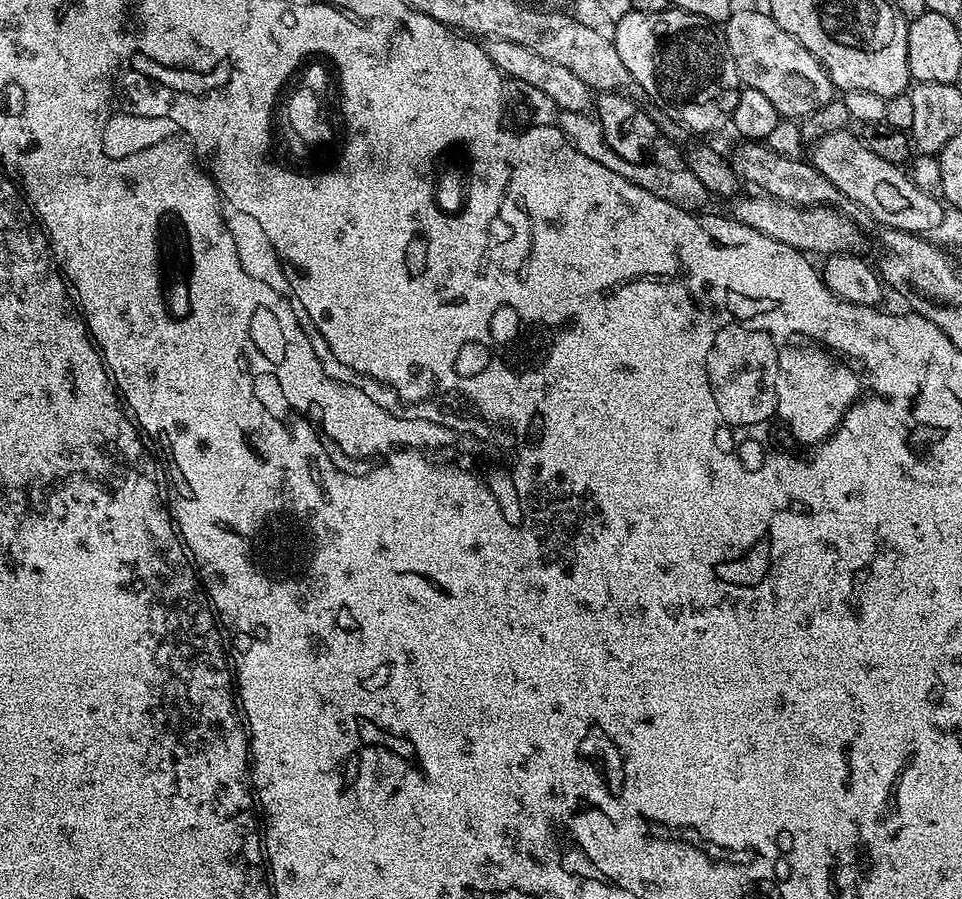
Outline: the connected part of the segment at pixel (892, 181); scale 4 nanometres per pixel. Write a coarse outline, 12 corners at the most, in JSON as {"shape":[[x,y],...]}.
{"shape":[[852,130],[826,134],[810,163],[888,230],[932,234],[945,205],[906,208],[909,173]]}

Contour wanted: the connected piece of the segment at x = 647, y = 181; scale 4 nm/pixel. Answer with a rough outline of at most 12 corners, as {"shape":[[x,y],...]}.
{"shape":[[564,111],[572,145],[679,209],[701,211],[710,194],[687,166],[627,162],[595,117]]}

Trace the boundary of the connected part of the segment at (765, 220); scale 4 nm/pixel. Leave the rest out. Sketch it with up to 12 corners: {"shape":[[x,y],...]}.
{"shape":[[740,194],[731,219],[805,254],[860,254],[836,206]]}

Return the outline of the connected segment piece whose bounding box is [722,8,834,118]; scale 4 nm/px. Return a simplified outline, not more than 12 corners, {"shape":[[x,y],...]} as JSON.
{"shape":[[767,11],[722,31],[741,85],[781,117],[833,100],[827,68]]}

